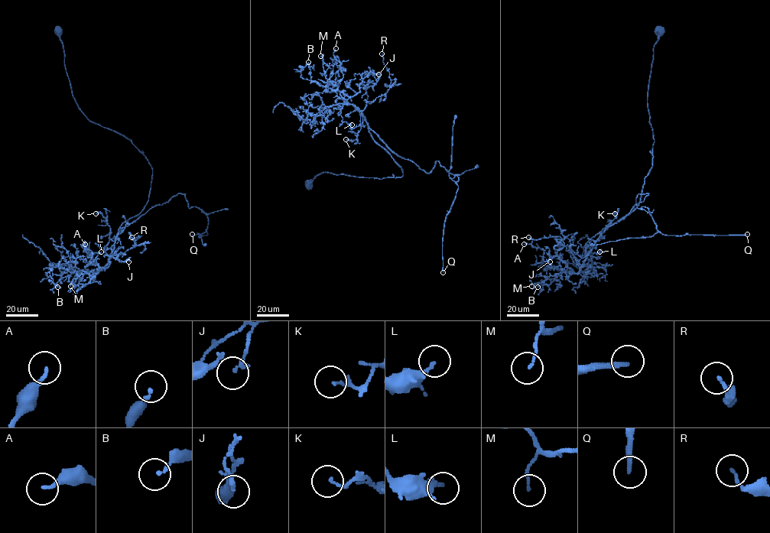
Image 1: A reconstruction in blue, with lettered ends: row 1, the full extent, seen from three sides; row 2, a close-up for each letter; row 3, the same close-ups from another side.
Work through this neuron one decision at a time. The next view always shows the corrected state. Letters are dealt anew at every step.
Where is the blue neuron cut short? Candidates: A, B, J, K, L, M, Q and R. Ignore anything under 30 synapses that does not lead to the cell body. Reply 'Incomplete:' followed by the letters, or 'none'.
Incomplete: Q

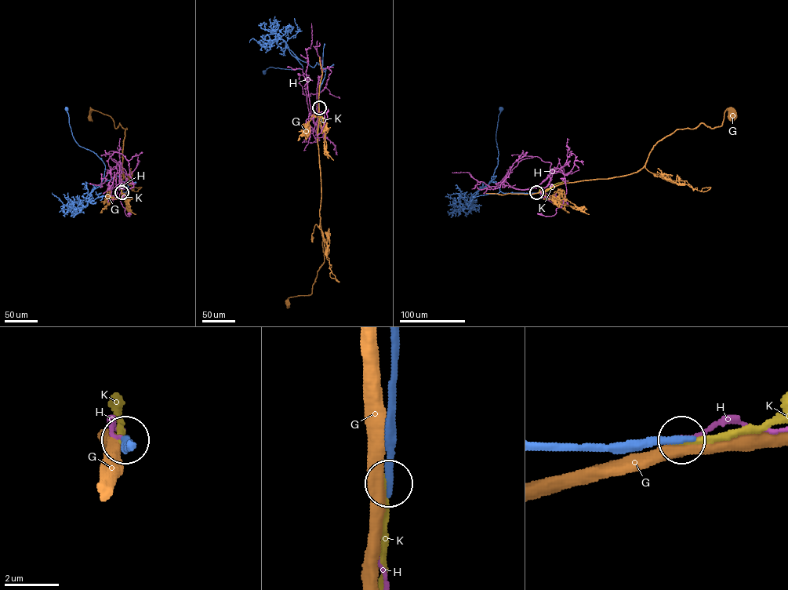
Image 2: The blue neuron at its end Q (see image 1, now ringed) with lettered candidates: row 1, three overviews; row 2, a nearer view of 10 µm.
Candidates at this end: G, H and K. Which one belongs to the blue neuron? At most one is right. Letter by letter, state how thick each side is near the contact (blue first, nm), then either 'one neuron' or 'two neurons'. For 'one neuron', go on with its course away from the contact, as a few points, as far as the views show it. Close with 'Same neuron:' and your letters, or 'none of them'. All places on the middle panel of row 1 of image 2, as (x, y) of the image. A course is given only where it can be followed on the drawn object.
G: 240 nm thick on the blue side, 480 nm on the other; two neurons
H: 320 nm thick on the blue side, 110 nm on the other; two neurons
K: 300 nm thick on the blue side, 240 nm on the other; one neuron; it runs (319, 107), (318, 140)
Same neuron: K

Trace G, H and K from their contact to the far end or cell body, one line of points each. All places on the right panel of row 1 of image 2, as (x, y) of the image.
G: (537, 193), (637, 172), (652, 147), (676, 130), (701, 123), (720, 126), (726, 110), (731, 118)
H: (536, 193), (548, 185), (550, 170), (564, 175), (567, 193), (561, 206), (556, 209), (553, 215), (540, 213)
K: (536, 193), (545, 192), (554, 184), (568, 180)

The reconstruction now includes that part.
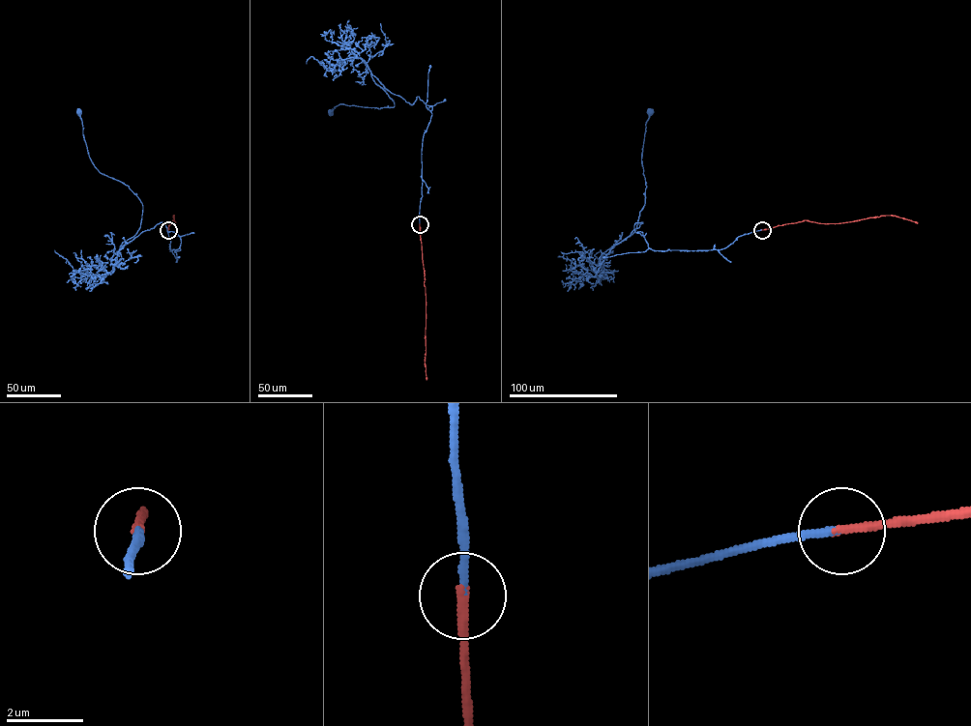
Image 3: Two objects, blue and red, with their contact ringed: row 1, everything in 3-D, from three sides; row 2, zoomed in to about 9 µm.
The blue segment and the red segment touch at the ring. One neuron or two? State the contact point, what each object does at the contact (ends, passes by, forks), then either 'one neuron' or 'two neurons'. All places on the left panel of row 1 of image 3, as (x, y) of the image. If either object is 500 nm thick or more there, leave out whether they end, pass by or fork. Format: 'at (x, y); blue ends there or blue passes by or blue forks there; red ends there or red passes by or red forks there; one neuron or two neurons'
at (168, 230); blue ends there; red ends there; one neuron

